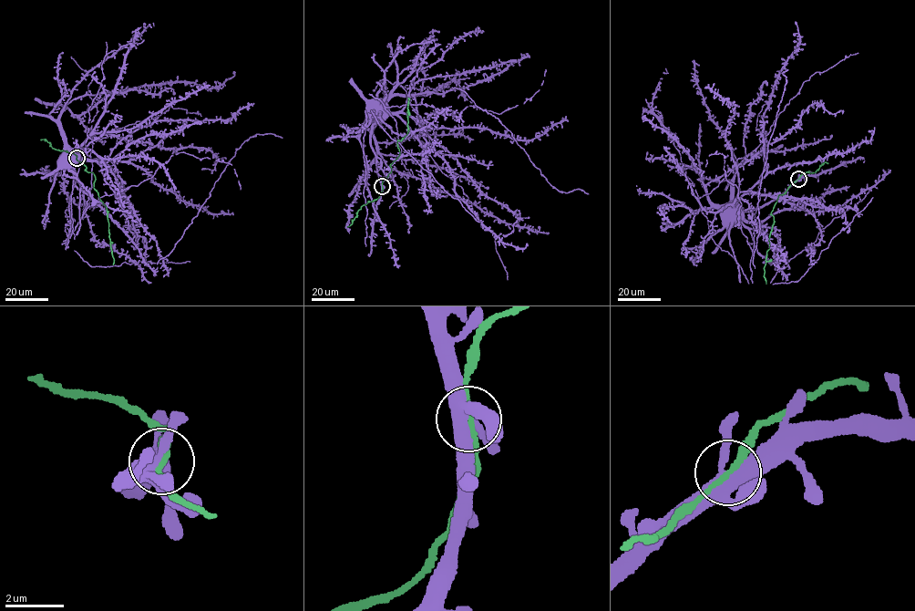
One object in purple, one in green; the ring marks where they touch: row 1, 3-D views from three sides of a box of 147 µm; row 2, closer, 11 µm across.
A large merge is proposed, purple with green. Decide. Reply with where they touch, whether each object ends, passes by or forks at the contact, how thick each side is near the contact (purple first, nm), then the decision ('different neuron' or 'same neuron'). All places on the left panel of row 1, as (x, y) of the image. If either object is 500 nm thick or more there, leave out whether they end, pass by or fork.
(77, 158) | purple forks | green passes by | 460/190 nm | same neuron

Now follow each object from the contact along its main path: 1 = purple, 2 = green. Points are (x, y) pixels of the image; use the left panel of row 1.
1: (76, 158), (70, 163), (64, 163), (62, 153), (67, 156)
2: (76, 158), (85, 166), (86, 170), (93, 173), (96, 180), (93, 187), (106, 207), (113, 264)

